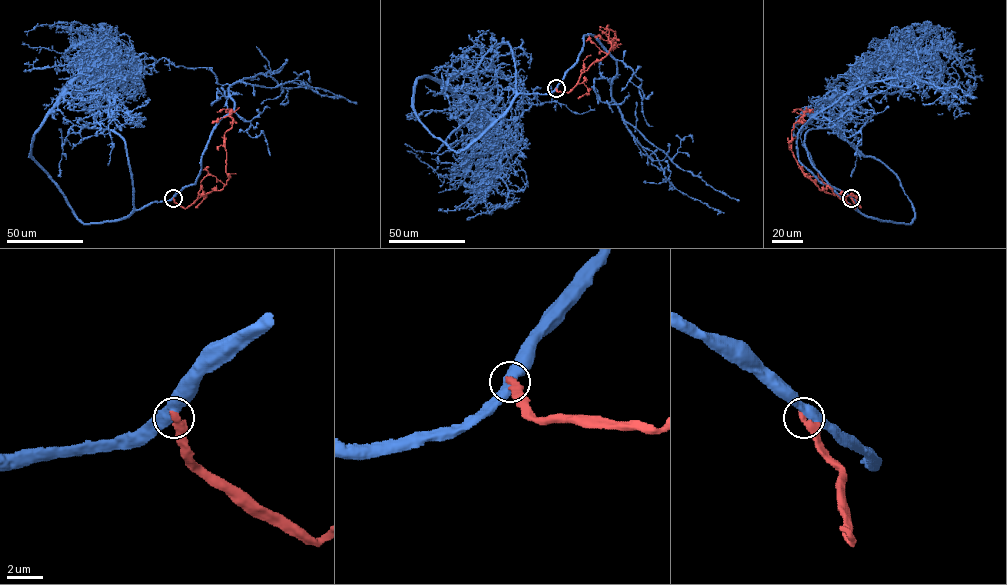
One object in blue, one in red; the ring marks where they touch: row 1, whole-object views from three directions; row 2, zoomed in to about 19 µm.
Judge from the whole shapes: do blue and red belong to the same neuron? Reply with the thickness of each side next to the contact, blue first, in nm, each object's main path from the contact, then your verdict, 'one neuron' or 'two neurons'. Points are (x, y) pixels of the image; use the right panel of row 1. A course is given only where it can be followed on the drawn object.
calibres 500 and 480 nm; course blue (851, 198), (810, 159), (805, 135), (830, 126), (807, 114), (949, 45), (939, 26), (915, 36); course red (851, 198), (855, 208), (821, 190), (803, 173), (792, 151), (791, 130), (805, 112), (798, 109), (792, 112); two neurons

